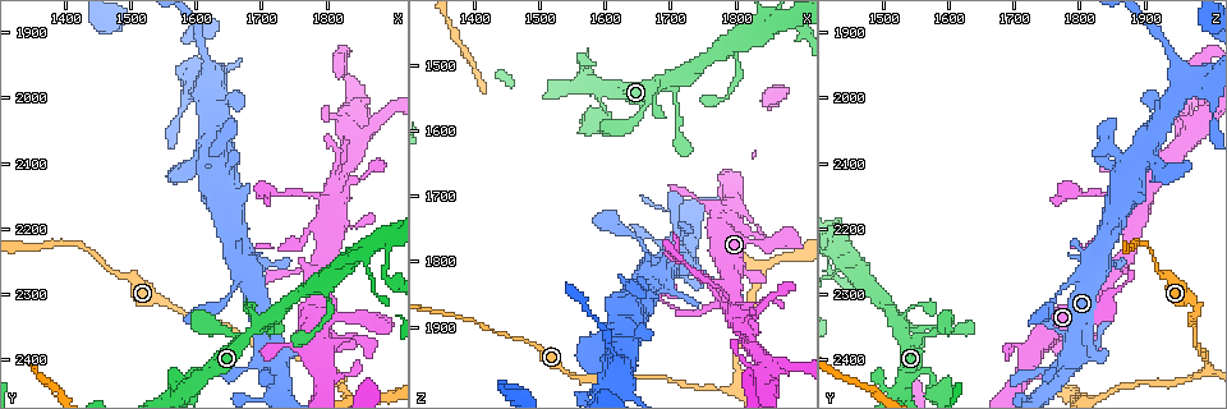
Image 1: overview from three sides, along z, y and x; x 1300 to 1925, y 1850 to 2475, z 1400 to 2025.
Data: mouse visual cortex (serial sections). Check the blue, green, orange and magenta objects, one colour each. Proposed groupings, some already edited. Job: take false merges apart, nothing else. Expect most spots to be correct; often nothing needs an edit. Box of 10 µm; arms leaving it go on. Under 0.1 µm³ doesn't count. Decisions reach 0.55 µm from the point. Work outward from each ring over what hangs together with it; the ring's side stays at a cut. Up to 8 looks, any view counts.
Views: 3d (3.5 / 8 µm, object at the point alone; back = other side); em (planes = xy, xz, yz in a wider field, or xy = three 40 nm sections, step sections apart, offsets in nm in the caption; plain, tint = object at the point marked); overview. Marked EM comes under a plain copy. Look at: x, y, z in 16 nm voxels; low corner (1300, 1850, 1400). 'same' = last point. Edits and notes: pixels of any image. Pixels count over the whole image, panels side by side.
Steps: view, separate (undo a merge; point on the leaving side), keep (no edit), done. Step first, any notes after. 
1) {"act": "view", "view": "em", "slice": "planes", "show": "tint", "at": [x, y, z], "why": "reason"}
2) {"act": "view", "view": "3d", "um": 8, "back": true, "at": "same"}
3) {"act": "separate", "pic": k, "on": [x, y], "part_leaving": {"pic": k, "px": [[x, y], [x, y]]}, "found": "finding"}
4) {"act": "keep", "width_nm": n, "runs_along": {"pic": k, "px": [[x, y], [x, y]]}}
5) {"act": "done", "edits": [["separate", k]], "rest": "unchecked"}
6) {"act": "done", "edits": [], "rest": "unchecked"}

{"act": "view", "view": "3d", "um": 3.5, "at": [1805, 2180, 1885], "why": "a fork"}

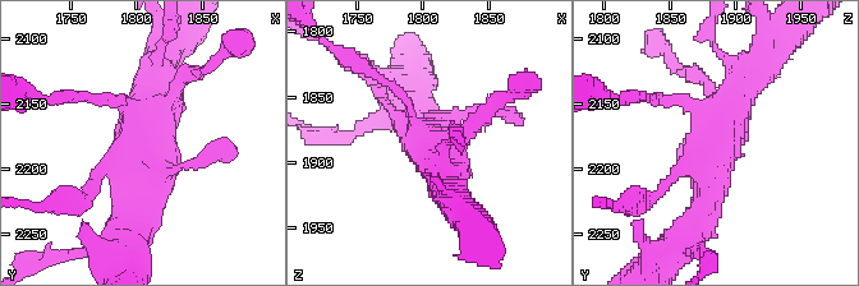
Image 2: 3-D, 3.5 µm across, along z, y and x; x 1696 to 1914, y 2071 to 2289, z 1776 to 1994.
{"act": "view", "view": "em", "slice": "xy", "step": 2, "show": "tint", "at": [1802, 2178, 1882]}

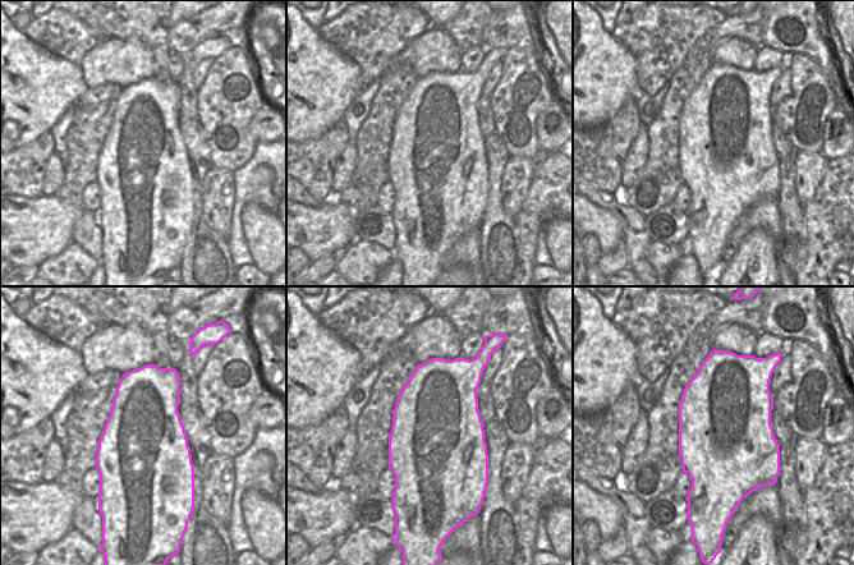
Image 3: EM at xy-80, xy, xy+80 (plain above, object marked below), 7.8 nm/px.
{"act": "keep", "runs_along": {"pic": 2, "px": [[697, 222], [724, 112], [757, 70]]}, "found": "continuous, no second cell"}

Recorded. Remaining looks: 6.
{"act": "view", "view": "3d", "um": 8, "at": [1615, 2090, 1905], "why": "abrupt turn"}

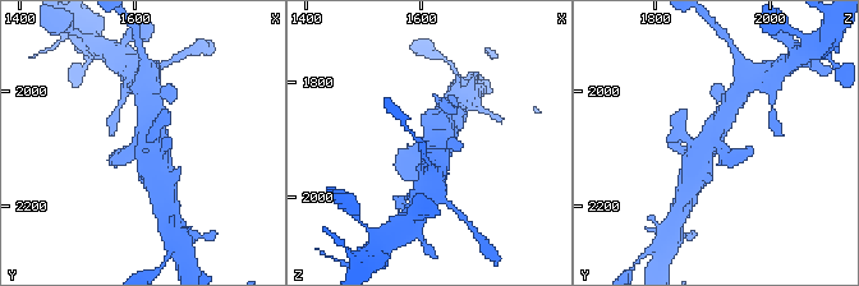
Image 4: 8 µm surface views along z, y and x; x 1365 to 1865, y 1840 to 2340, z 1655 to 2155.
{"act": "view", "view": "3d", "um": 3.5, "back": true, "at": "same"}

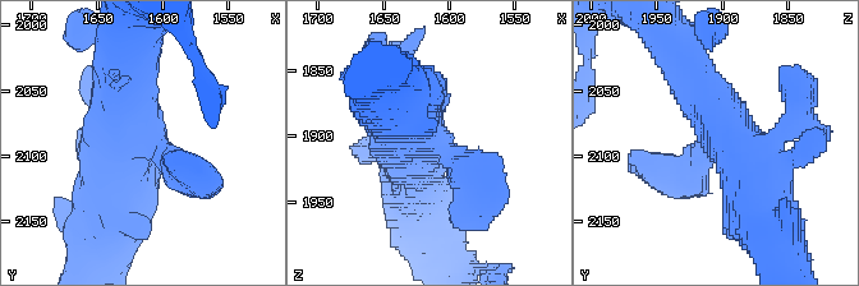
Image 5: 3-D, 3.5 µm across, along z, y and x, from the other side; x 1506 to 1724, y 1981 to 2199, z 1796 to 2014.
{"act": "view", "view": "em", "slice": "xy", "step": 5, "show": "tint", "at": [1614, 2090, 1902], "why": "need the tissue"}

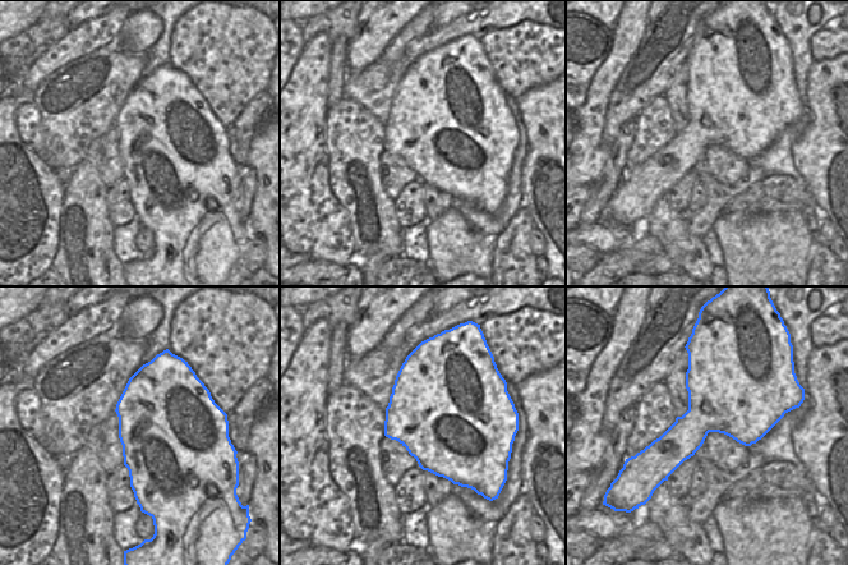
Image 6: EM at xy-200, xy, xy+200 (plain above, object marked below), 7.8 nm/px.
{"act": "keep", "runs_along": {"pic": 5, "px": [[763, 218], [749, 164], [690, 67]]}, "found": "continuous, no second cell"}

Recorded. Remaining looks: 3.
{"act": "view", "view": "em", "slice": "xy", "step": 1, "show": "tint", "at": [1805, 2420, 1985], "why": "three-way junction"}

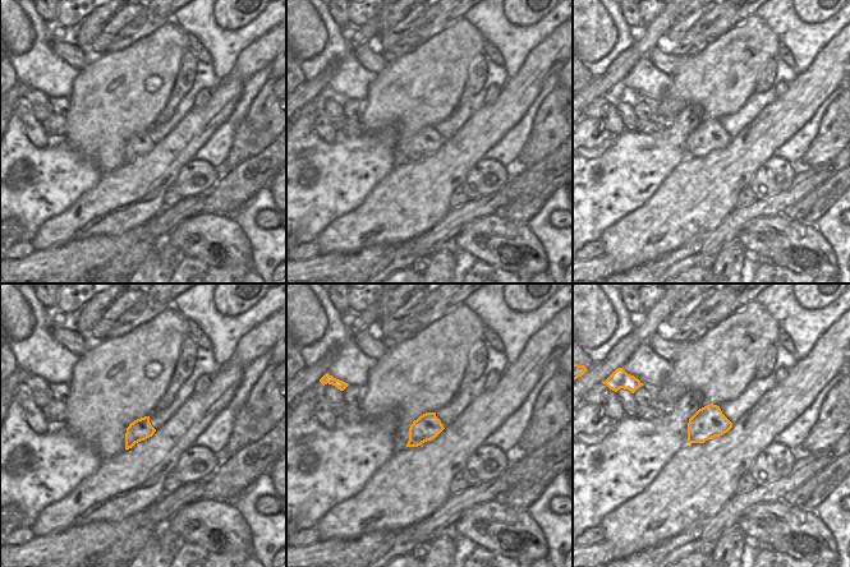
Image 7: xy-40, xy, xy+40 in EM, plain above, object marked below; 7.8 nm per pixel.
{"act": "view", "view": "3d", "um": 3.5, "at": "same", "why": "wider look"}

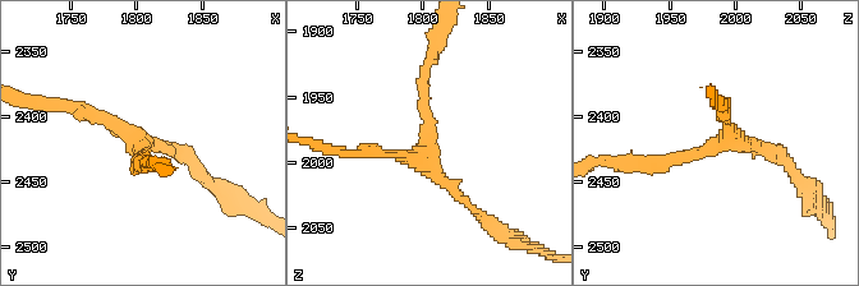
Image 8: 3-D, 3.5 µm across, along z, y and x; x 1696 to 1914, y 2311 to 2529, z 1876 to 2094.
{"act": "keep", "arms": 3, "runs_along": {"pic": 8, "px": [[363, 153], [426, 153], [426, 63]]}, "found": "continuous, no second cell"}

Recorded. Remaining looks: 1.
{"act": "done", "edits": [], "rest": "unchecked"}

